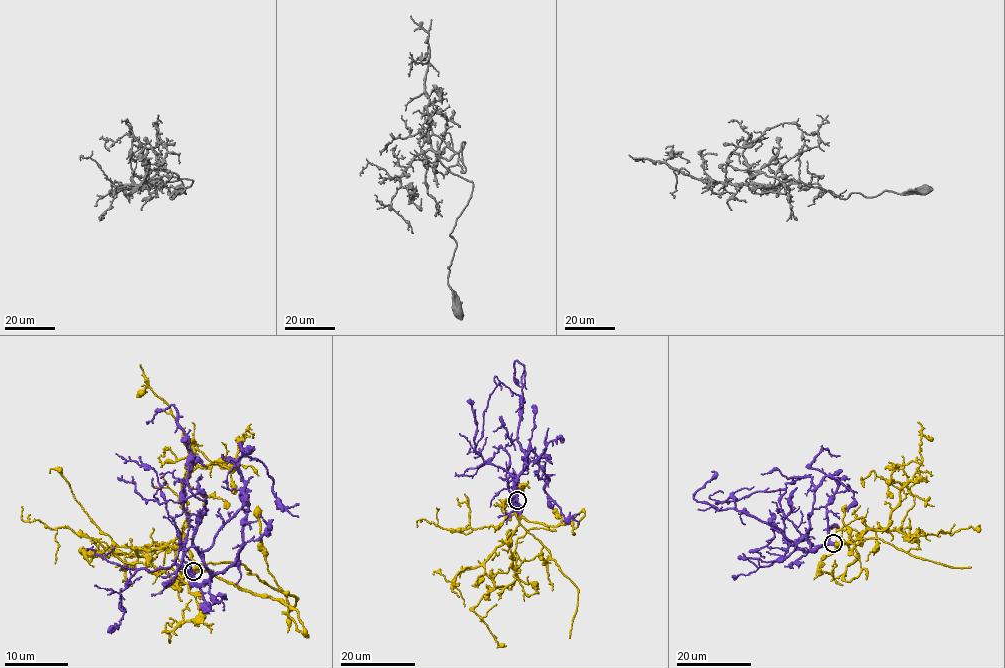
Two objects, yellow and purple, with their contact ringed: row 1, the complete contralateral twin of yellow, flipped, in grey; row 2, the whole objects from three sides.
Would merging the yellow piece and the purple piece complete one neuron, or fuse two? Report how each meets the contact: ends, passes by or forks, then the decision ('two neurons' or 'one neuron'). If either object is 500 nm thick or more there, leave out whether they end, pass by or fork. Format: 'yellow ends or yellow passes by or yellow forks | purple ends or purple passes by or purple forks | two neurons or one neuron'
yellow passes by | purple ends | one neuron

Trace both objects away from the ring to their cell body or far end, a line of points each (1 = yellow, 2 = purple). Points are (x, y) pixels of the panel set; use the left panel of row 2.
1: (193, 572), (209, 570), (241, 588), (282, 599), (307, 635), (296, 629), (287, 596), (264, 559), (258, 505)
2: (193, 572), (195, 581), (209, 580), (193, 546), (206, 497), (160, 504), (142, 499), (122, 475)

